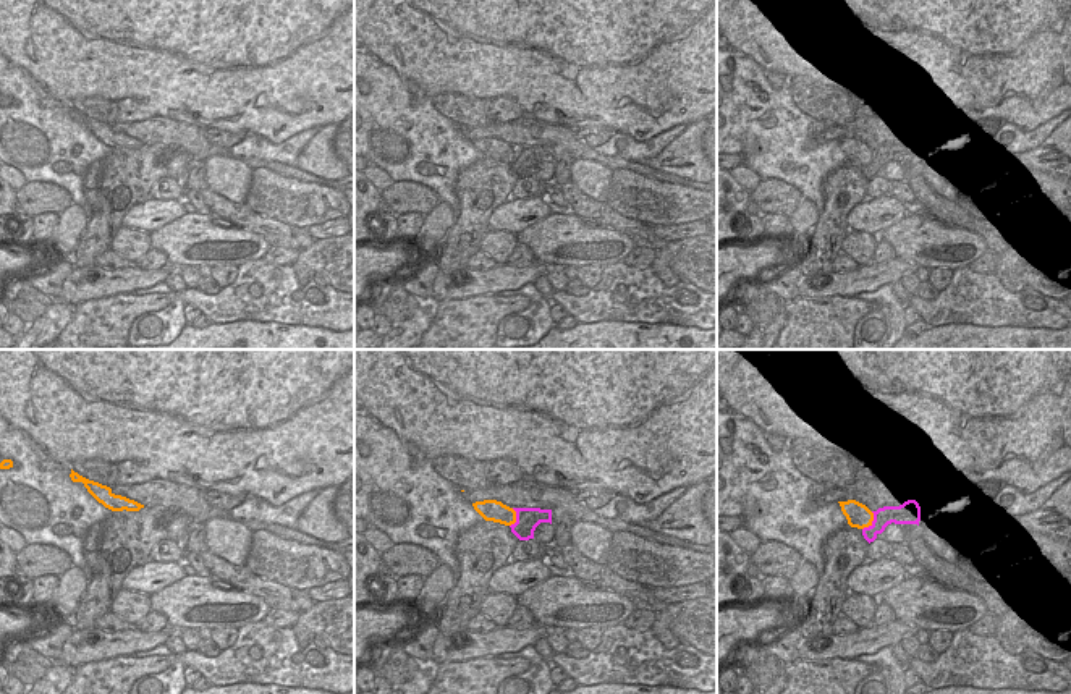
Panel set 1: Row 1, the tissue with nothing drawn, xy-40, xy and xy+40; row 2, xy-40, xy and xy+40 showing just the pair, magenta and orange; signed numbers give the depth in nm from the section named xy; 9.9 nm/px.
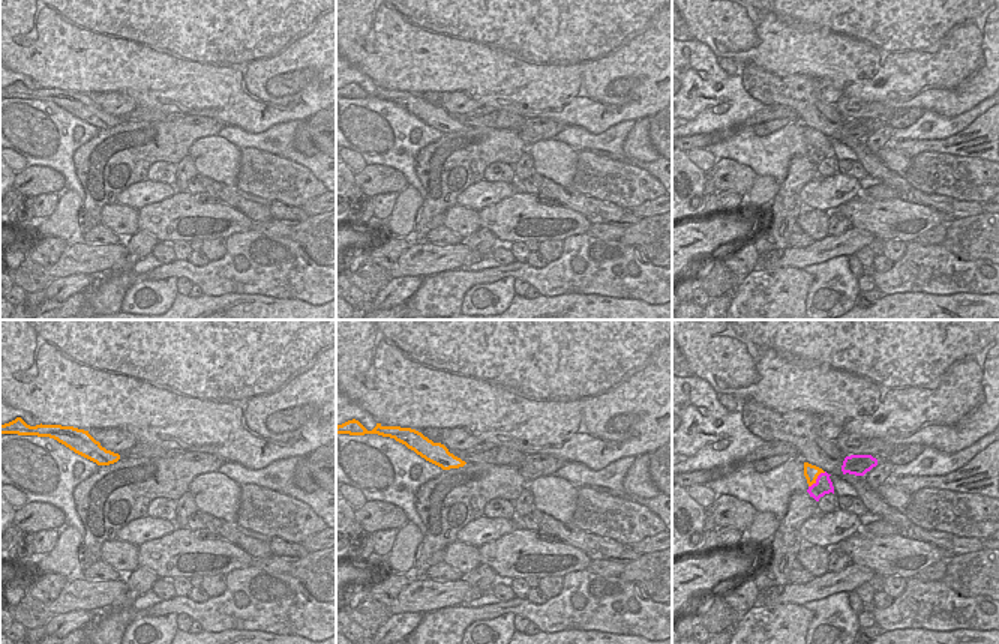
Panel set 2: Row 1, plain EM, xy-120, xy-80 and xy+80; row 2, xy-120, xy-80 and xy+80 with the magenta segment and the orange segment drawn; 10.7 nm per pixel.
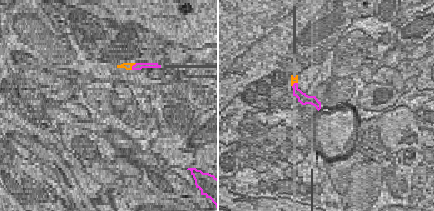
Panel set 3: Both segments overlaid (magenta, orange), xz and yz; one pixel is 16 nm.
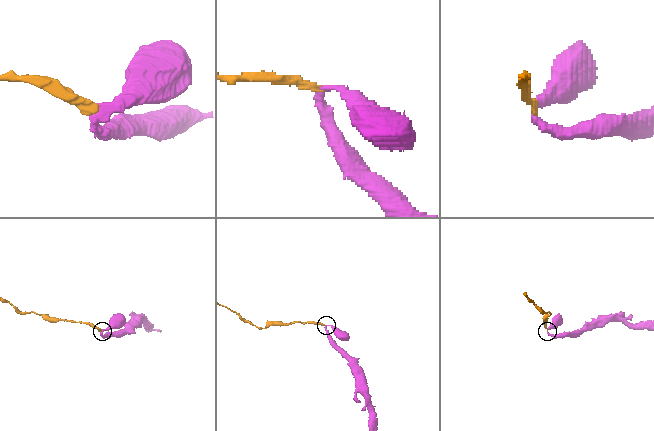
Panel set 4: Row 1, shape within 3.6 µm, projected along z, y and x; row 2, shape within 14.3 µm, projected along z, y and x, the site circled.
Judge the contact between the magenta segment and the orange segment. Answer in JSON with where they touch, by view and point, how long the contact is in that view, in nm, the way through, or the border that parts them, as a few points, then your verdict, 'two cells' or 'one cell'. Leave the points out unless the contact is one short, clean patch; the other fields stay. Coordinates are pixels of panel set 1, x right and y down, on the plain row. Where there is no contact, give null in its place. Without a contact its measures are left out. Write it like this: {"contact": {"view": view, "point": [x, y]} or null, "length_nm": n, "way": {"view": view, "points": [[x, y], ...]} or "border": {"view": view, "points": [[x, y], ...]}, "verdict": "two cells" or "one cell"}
{"contact": {"view": "xy+40", "point": [872, 159]}, "length_nm": 220, "border": {"view": "xy+40", "points": [[872, 149], [872, 159], [863, 167]]}, "verdict": "two cells"}

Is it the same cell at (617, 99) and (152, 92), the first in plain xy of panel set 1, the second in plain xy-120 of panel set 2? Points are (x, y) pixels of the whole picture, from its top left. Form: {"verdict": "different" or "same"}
{"verdict": "same"}

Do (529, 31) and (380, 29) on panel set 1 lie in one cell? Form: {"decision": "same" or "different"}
{"decision": "same"}

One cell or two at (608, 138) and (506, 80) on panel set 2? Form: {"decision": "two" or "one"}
{"decision": "two"}

